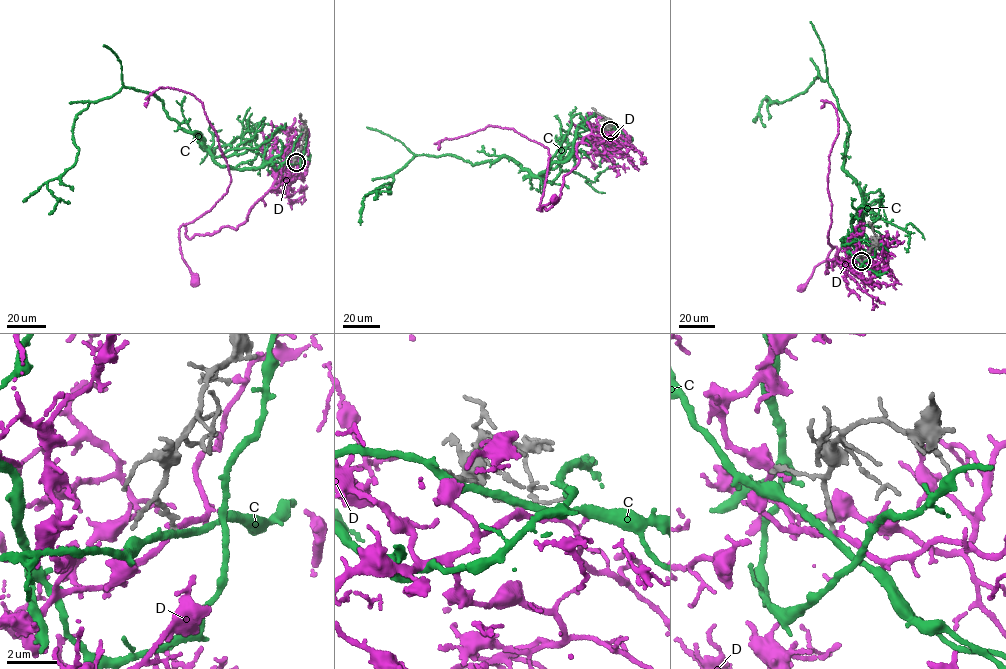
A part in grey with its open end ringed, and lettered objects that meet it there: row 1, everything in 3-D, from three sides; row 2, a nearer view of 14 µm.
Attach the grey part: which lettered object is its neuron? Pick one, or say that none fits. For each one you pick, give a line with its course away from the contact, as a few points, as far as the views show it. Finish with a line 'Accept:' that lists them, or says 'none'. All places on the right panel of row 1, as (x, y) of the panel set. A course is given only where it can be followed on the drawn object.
D: course (861, 262), (850, 255), (828, 260), (825, 272), (826, 265), (833, 266), (835, 262), (836, 246), (801, 288)
Accept: D

